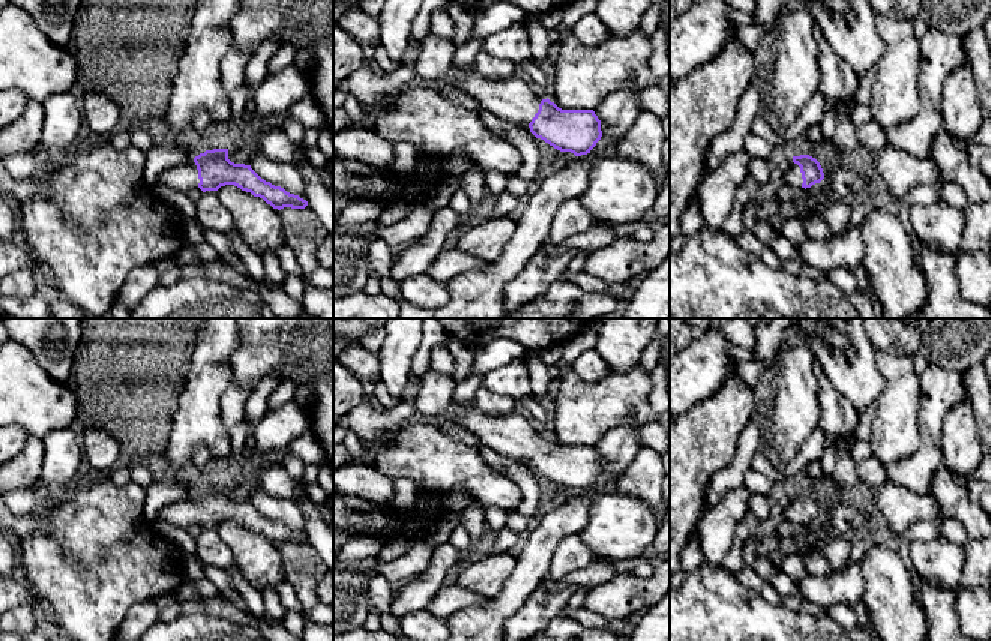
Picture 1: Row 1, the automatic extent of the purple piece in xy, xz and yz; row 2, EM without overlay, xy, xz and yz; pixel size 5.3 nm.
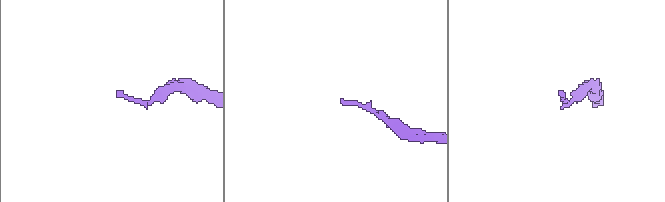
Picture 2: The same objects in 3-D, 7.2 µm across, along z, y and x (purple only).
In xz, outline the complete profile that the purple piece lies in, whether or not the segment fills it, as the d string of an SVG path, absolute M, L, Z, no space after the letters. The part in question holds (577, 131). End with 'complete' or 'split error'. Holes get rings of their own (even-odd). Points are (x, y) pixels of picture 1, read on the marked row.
M473 68L449 77L459 90L499 117L527 125L530 132L560 152L587 155L602 137L593 110L562 110L548 98L541 99L517 77L488 80Z; split error

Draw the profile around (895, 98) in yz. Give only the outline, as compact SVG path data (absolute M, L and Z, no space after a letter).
M899 12L877 14L884 51L875 65L869 110L886 131L913 119L920 108L920 39Z

